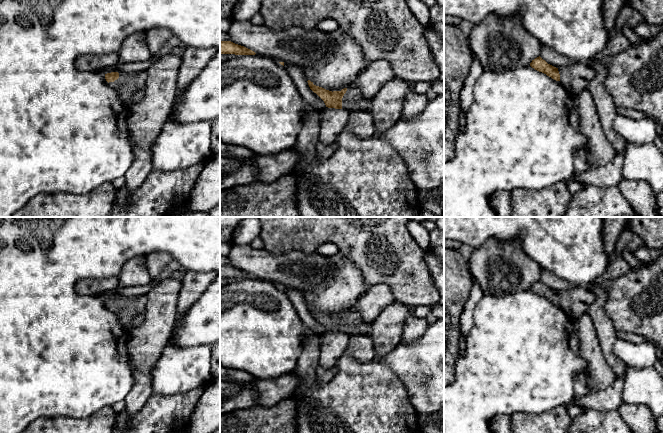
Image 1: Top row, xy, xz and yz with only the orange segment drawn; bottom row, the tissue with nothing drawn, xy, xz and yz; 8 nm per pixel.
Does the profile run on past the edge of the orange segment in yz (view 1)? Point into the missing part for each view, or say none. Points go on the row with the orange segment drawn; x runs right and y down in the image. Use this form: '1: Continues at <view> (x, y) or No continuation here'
1: No continuation here

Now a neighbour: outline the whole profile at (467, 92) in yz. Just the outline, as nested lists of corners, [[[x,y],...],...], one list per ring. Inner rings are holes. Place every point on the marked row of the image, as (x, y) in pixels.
[[[473,55],[469,74],[465,79],[460,93],[461,109],[465,113],[469,110],[473,102],[474,87],[482,72],[483,69],[478,58],[475,55]]]

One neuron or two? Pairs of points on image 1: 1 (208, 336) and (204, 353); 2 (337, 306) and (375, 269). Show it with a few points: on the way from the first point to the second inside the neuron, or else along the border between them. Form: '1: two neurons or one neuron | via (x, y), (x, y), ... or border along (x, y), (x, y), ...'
1: two neurons | border along (209, 345), (182, 346)
2: two neurons | border along (351, 260), (361, 272), (364, 281), (370, 286)

